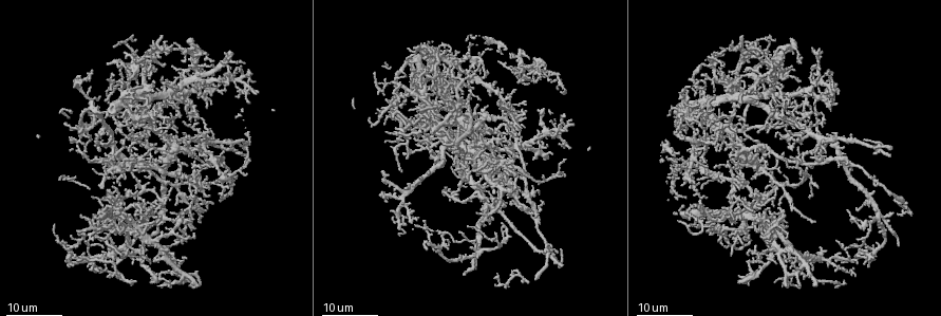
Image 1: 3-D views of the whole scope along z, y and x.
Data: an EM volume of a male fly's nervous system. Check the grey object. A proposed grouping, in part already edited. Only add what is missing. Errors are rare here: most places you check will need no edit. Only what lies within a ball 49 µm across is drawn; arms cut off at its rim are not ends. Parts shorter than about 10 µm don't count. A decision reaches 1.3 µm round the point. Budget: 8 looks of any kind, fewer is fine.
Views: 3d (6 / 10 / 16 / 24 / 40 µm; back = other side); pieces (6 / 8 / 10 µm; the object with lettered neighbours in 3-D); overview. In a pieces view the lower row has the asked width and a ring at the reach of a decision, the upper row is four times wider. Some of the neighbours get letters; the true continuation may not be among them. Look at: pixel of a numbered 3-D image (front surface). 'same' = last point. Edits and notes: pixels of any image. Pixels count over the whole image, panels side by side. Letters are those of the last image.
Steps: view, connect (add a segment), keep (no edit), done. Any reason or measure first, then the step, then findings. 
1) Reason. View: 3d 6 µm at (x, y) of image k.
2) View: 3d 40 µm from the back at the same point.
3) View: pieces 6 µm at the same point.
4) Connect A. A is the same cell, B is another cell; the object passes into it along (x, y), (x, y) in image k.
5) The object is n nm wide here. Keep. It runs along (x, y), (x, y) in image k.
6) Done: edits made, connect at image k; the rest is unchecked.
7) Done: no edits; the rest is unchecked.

Branch stops here. View: 3d 16 µm at (515, 89) of image 1.

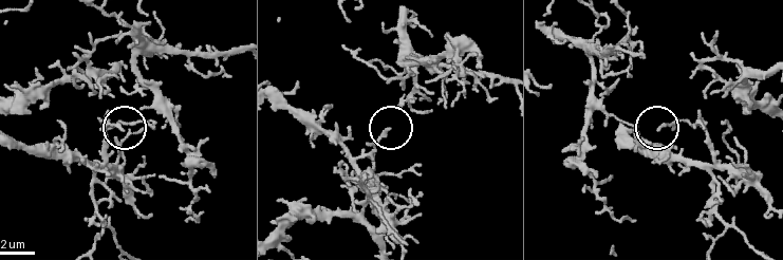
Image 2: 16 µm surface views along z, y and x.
What lies round it. View: pieces 8 µm at (120, 128) of image 2.

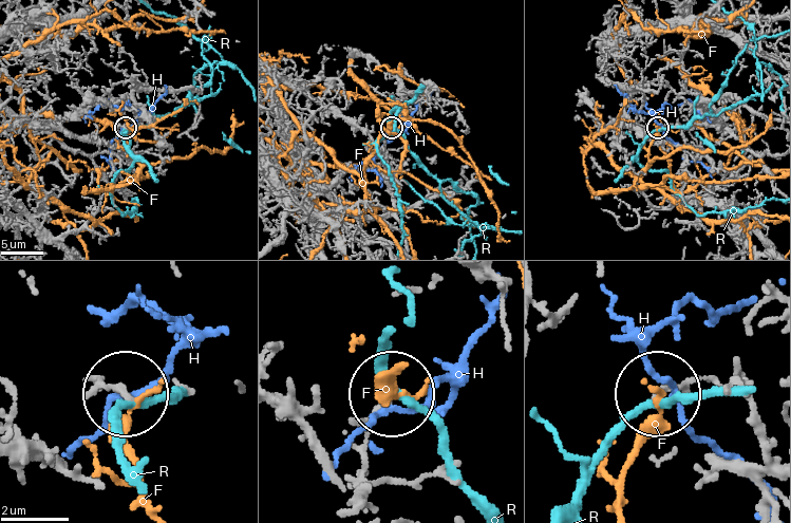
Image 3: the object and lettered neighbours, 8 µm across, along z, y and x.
Keep. F, H and R are other cells; no lettered segment goes on from it.

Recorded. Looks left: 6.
Tapers out. View: 3d 24 µm at (792, 107) of image 1.

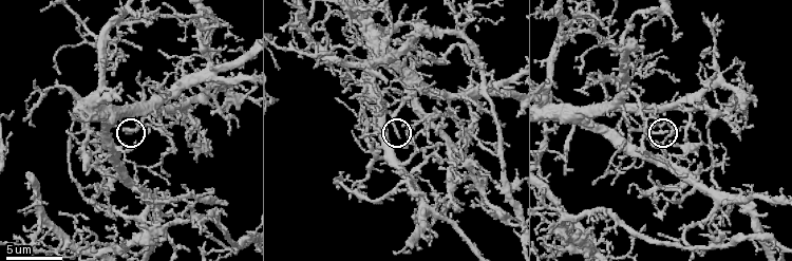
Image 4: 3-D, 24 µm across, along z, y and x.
Zoom in. View: 3d 10 µm at (400, 136) of image 4.

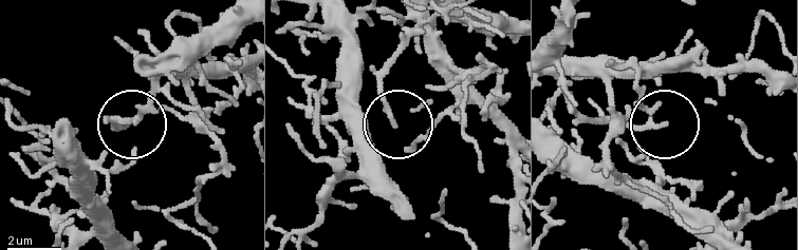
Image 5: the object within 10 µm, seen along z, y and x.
View: pieces 6 µm at (395, 121) of image 5.

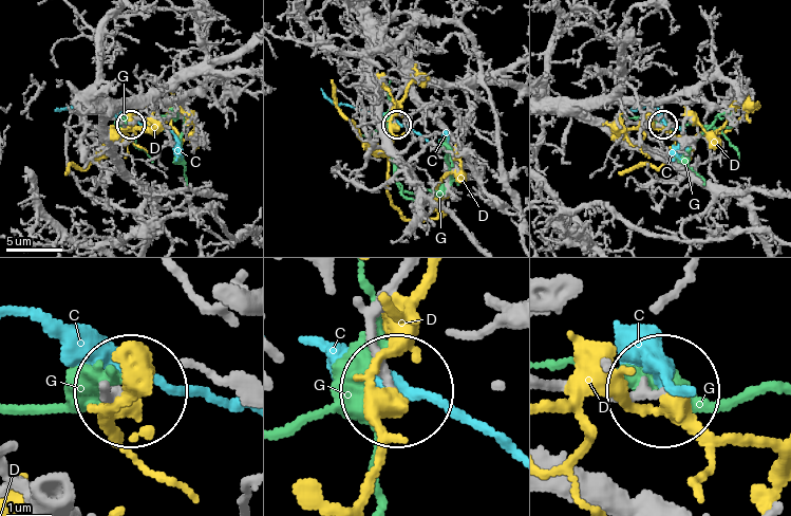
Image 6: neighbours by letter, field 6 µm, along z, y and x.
Keep. C, D and G are other cells; it runs along (556, 380), (654, 391) in image 6; no lettered segment goes on from it.

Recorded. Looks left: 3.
An open end. View: 3d 10 µm at (149, 133) of image 4.

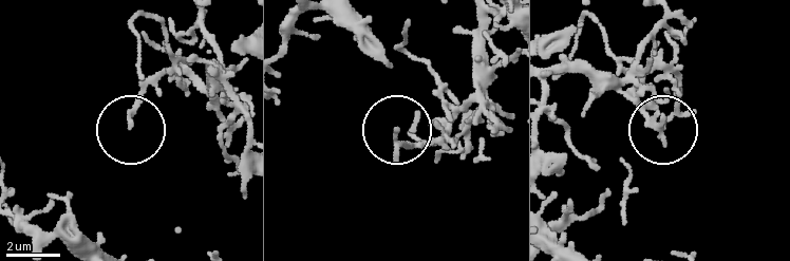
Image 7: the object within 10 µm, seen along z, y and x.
What lies round it. View: pieces 6 µm at (397, 130) of image 7.

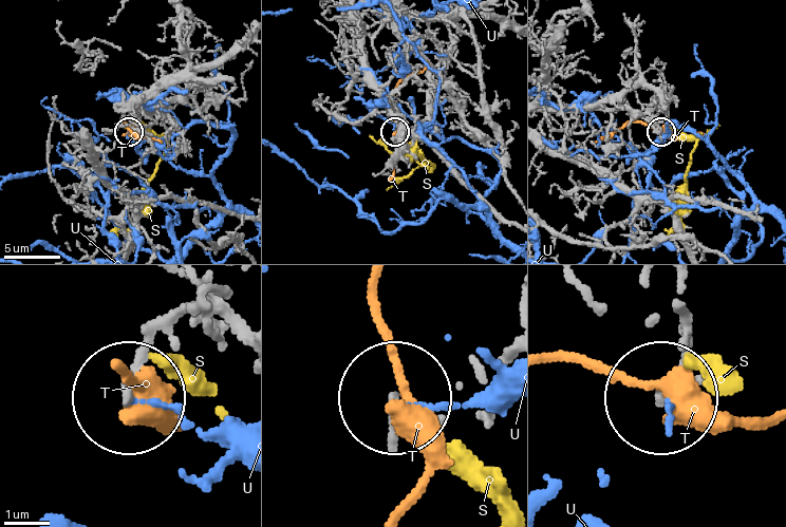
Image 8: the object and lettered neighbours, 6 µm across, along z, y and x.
Keep. S, T and U are other cells; it runs along (677, 311), (689, 352), (666, 394) in image 8; none of them fits.

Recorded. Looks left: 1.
Done: no edits; the rest is unchecked.

